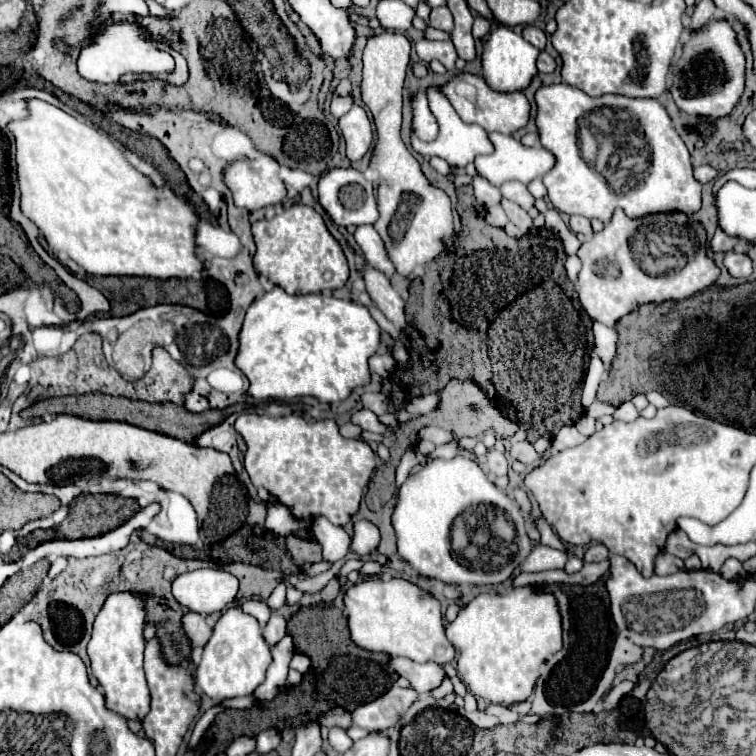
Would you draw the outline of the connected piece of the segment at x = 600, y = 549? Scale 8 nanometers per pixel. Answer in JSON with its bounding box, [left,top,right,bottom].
[585,545,609,563]

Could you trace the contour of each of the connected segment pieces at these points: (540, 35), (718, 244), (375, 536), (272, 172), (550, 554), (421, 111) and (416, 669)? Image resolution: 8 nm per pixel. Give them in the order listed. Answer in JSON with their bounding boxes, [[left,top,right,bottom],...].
[[523,25,547,51],[711,229,739,251],[351,521,379,555],[225,155,287,211],[521,545,569,571],[411,89,437,141],[389,657,445,693]]

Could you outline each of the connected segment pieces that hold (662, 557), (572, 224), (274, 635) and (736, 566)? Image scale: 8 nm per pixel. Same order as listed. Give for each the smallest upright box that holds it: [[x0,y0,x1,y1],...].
[[655,551,685,575],[569,215,591,233],[263,613,287,645],[721,559,749,581]]

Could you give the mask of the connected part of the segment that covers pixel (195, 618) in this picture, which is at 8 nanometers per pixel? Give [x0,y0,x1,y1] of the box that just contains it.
[181,611,213,649]

